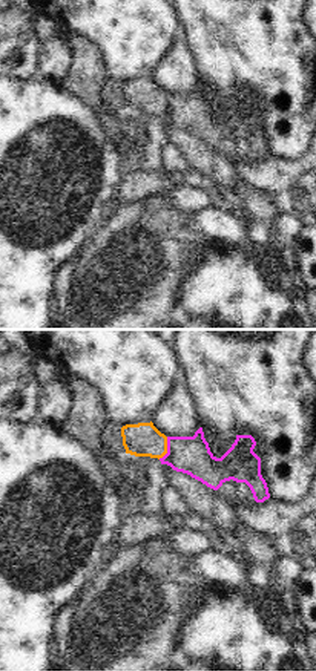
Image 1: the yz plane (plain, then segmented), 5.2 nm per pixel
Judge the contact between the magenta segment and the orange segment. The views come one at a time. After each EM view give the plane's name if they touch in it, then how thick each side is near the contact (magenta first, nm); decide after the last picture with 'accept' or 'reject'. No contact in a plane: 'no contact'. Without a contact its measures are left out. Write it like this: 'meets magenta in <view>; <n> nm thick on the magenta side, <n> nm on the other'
meets magenta in yz; 200 nm thick on the magenta side, 180 nm on the other

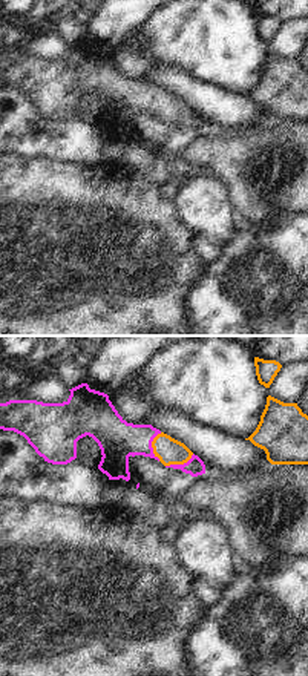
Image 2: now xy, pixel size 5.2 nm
meets magenta in xy; 200 nm thick on the magenta side, 140 nm on the other

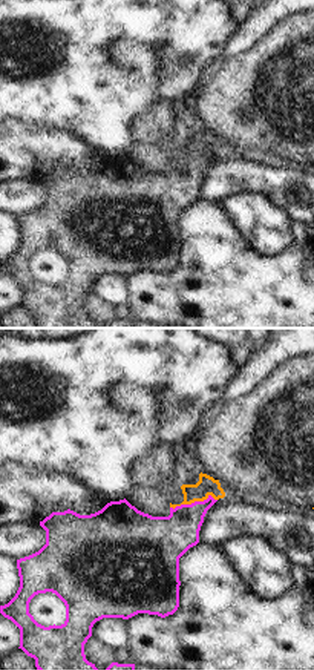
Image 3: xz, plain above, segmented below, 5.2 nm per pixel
meets magenta in xz; 240 nm thick on the magenta side, 100 nm on the other

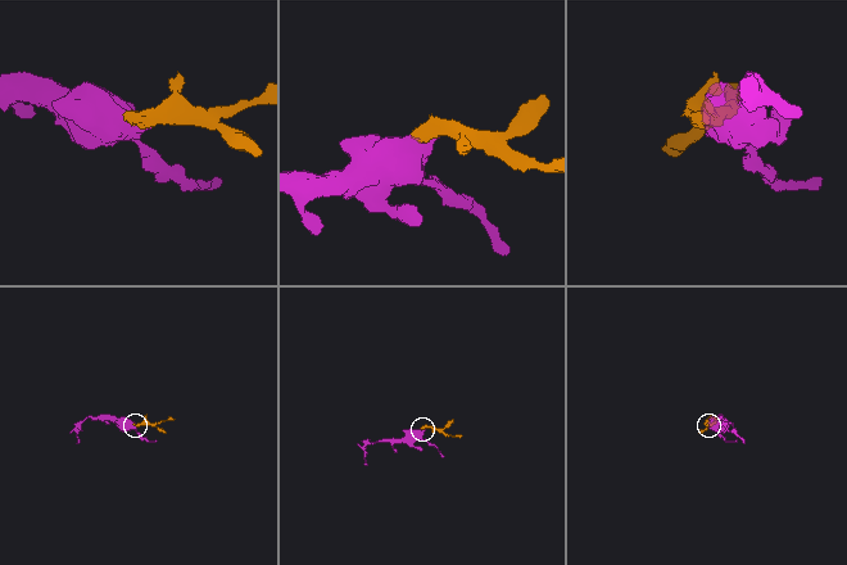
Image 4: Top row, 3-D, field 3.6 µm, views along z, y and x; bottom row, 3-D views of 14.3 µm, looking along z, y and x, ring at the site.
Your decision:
accept

